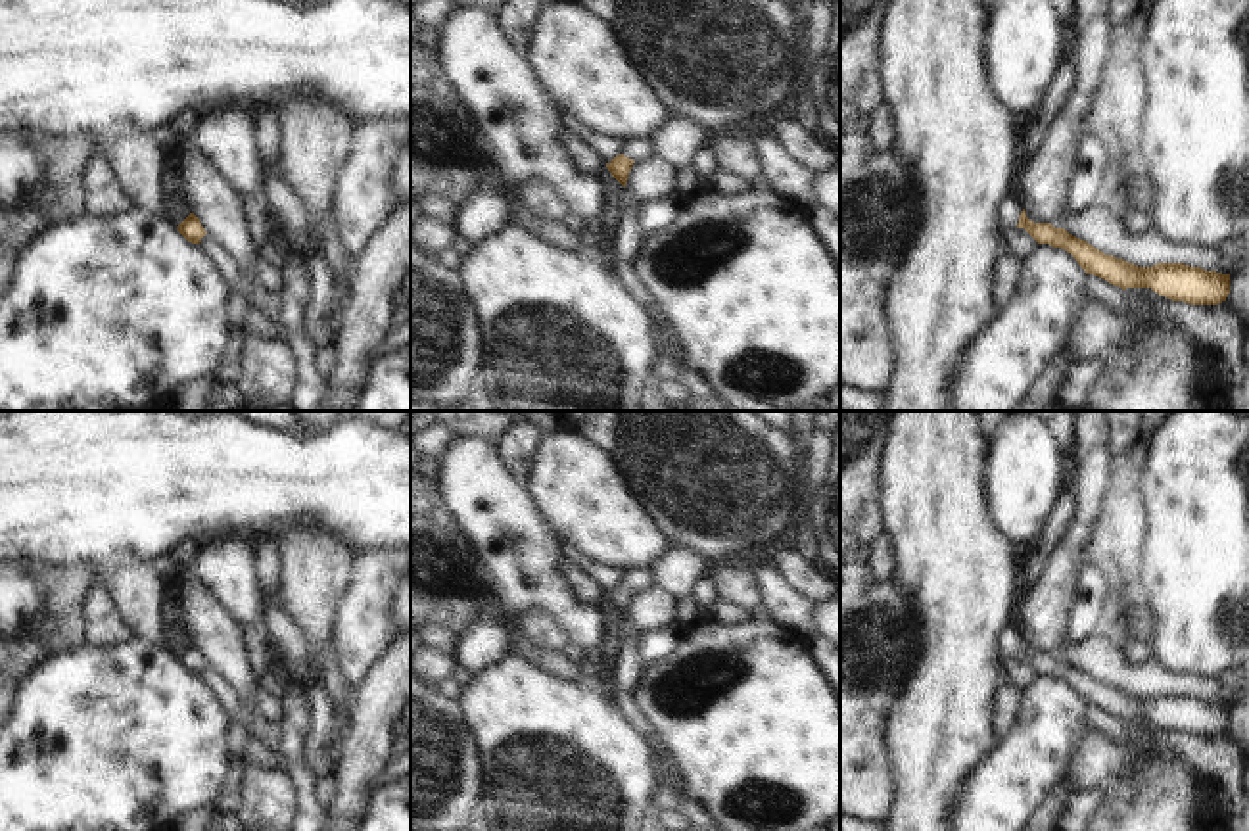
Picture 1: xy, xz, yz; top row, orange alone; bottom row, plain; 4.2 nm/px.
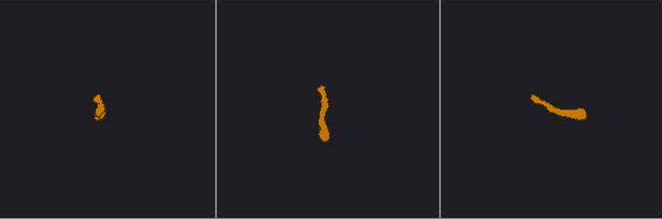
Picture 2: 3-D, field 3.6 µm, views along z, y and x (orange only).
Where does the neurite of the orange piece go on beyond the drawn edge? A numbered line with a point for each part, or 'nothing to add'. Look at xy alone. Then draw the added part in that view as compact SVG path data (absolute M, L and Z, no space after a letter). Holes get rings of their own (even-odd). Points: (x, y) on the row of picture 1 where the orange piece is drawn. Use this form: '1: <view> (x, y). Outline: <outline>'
nothing to add

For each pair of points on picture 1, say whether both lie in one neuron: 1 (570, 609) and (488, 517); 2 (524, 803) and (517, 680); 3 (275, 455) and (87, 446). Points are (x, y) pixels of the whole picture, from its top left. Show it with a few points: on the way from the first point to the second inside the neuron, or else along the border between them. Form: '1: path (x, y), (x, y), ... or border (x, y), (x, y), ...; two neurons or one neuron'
1: path (543, 582), (522, 561), (522, 536), (515, 534); one neuron
2: path (524, 772), (524, 722), (517, 711); one neuron
3: path (229, 455), (133, 455); one neuron

